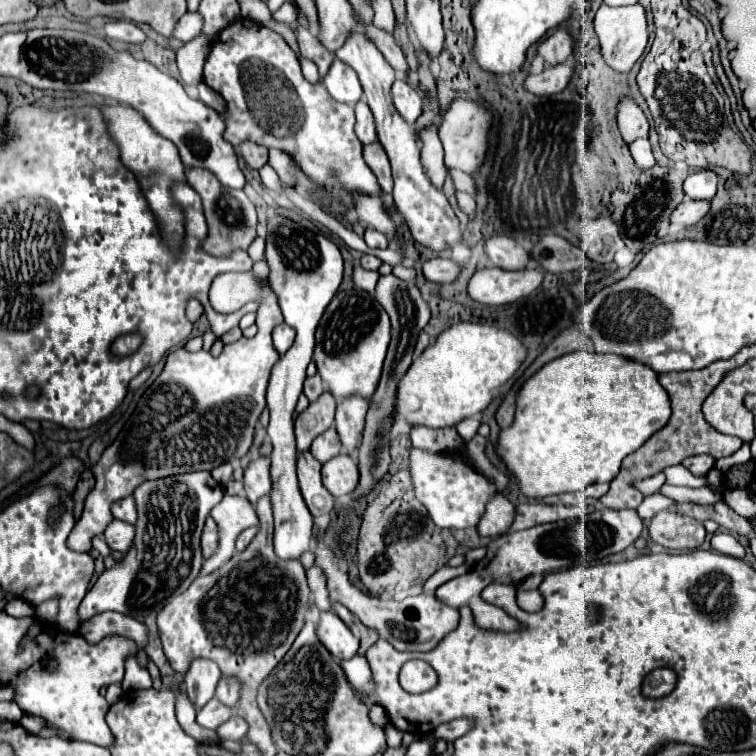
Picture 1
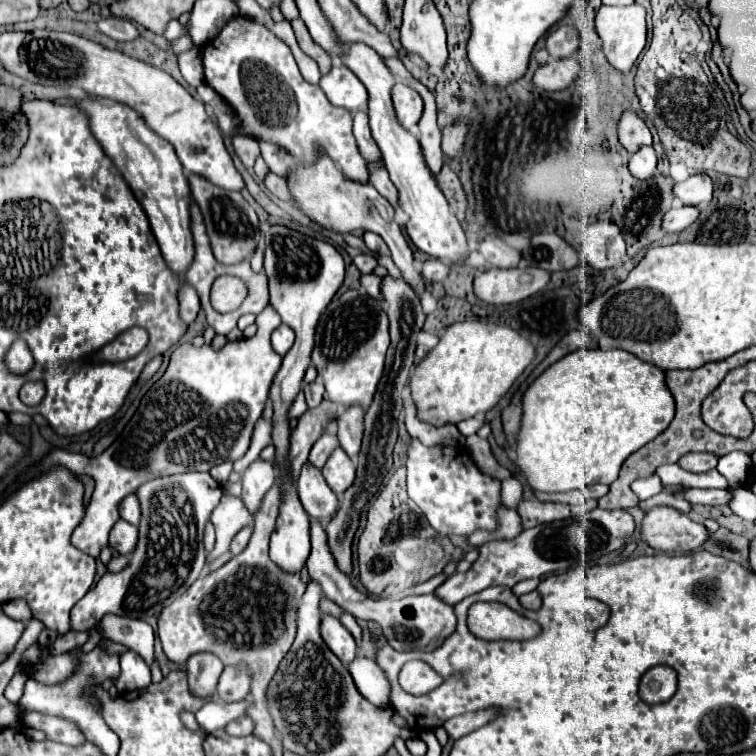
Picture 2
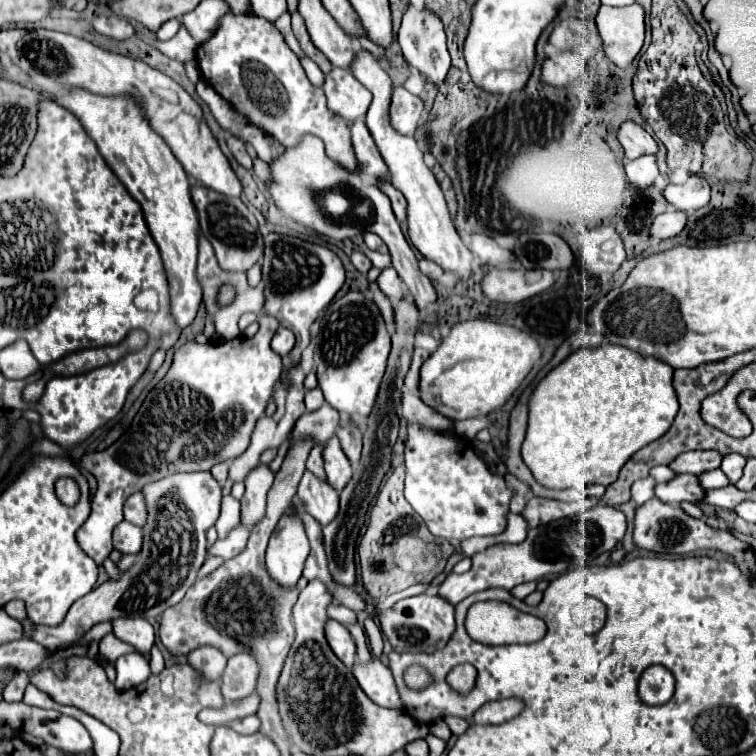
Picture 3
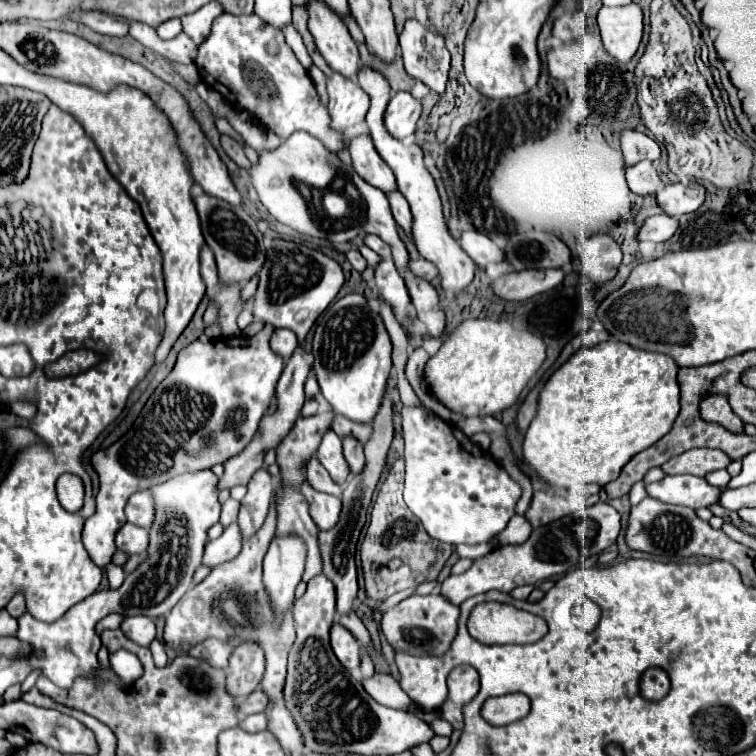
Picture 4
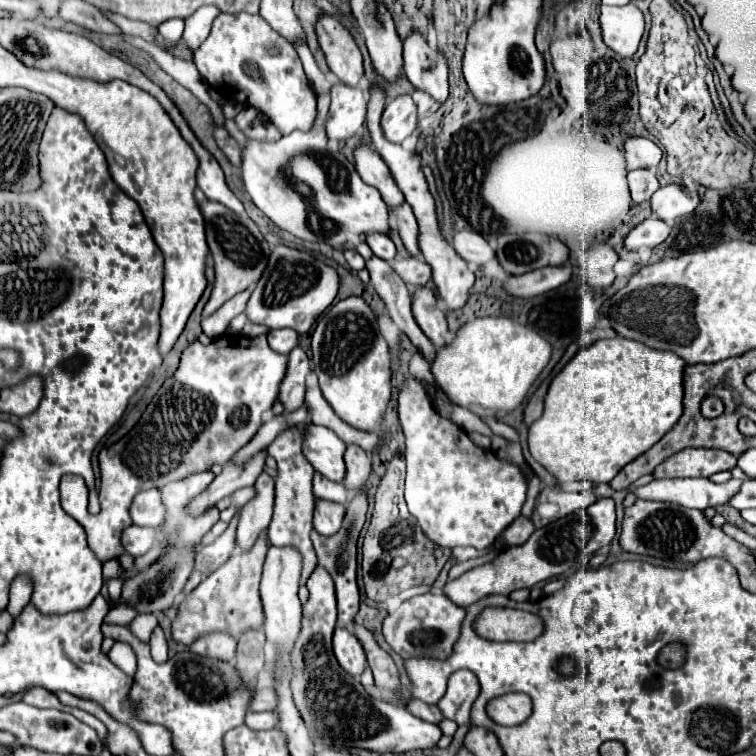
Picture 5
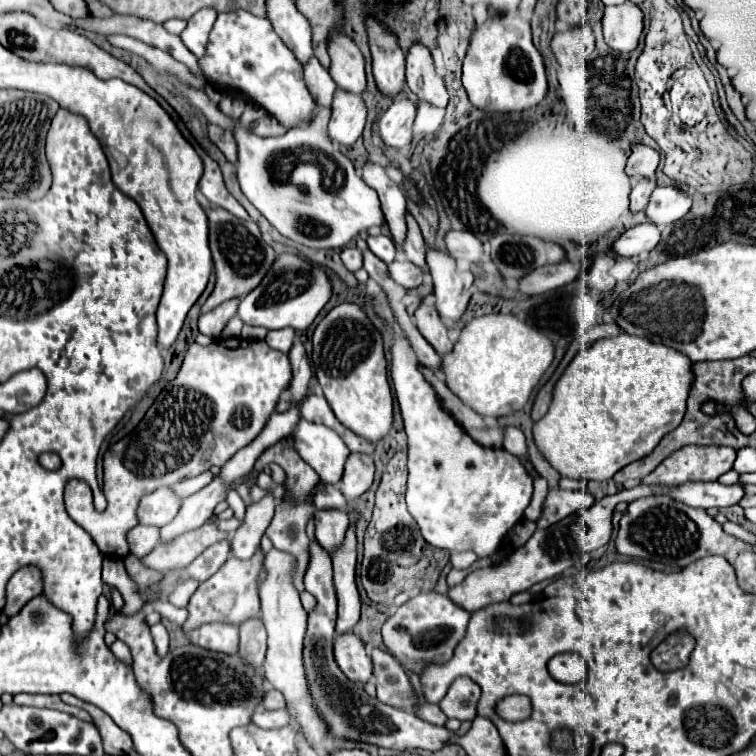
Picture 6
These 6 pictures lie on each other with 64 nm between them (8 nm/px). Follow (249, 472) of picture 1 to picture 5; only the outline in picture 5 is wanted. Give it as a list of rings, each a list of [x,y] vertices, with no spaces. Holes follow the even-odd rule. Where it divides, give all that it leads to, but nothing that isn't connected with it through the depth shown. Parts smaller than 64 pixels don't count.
[[[262,472],[254,488],[258,490],[258,496],[242,508],[236,528],[236,544],[242,552],[248,552],[258,536],[268,528],[274,510],[274,478]]]

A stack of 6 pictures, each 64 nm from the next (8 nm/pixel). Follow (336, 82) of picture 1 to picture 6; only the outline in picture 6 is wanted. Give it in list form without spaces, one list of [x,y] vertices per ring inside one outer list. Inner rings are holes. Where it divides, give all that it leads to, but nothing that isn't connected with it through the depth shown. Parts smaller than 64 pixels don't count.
[[[336,92],[332,102],[332,118],[328,122],[328,136],[338,144],[352,146],[362,136],[362,130],[366,126],[366,116],[368,112],[366,112],[366,104],[362,96],[352,96],[350,92]]]

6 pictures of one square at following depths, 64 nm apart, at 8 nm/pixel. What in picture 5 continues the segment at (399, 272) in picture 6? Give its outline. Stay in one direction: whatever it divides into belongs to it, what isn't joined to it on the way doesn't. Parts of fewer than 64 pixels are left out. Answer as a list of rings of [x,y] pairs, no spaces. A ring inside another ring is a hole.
[[[396,258],[392,262],[394,272],[404,280],[404,284],[408,286],[408,290],[416,290],[418,286],[424,286],[430,276],[432,270],[428,268],[428,264],[424,260],[412,260],[412,258]]]

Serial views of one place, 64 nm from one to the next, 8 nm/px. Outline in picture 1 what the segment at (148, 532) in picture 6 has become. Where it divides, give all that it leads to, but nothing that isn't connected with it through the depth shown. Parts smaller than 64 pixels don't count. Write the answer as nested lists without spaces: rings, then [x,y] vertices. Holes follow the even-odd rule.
[[[112,520],[112,524],[106,528],[104,532],[104,540],[106,544],[120,552],[120,554],[126,554],[134,542],[134,526],[128,524],[128,522],[120,522],[120,520]]]

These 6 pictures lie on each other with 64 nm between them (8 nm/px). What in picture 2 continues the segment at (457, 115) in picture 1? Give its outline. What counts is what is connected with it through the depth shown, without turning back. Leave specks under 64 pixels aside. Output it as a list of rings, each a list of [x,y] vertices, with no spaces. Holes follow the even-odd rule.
[[[456,124],[456,126],[448,126],[442,132],[442,150],[446,156],[450,158],[458,158],[460,150],[462,150],[462,142],[466,136],[468,128],[464,124]]]

